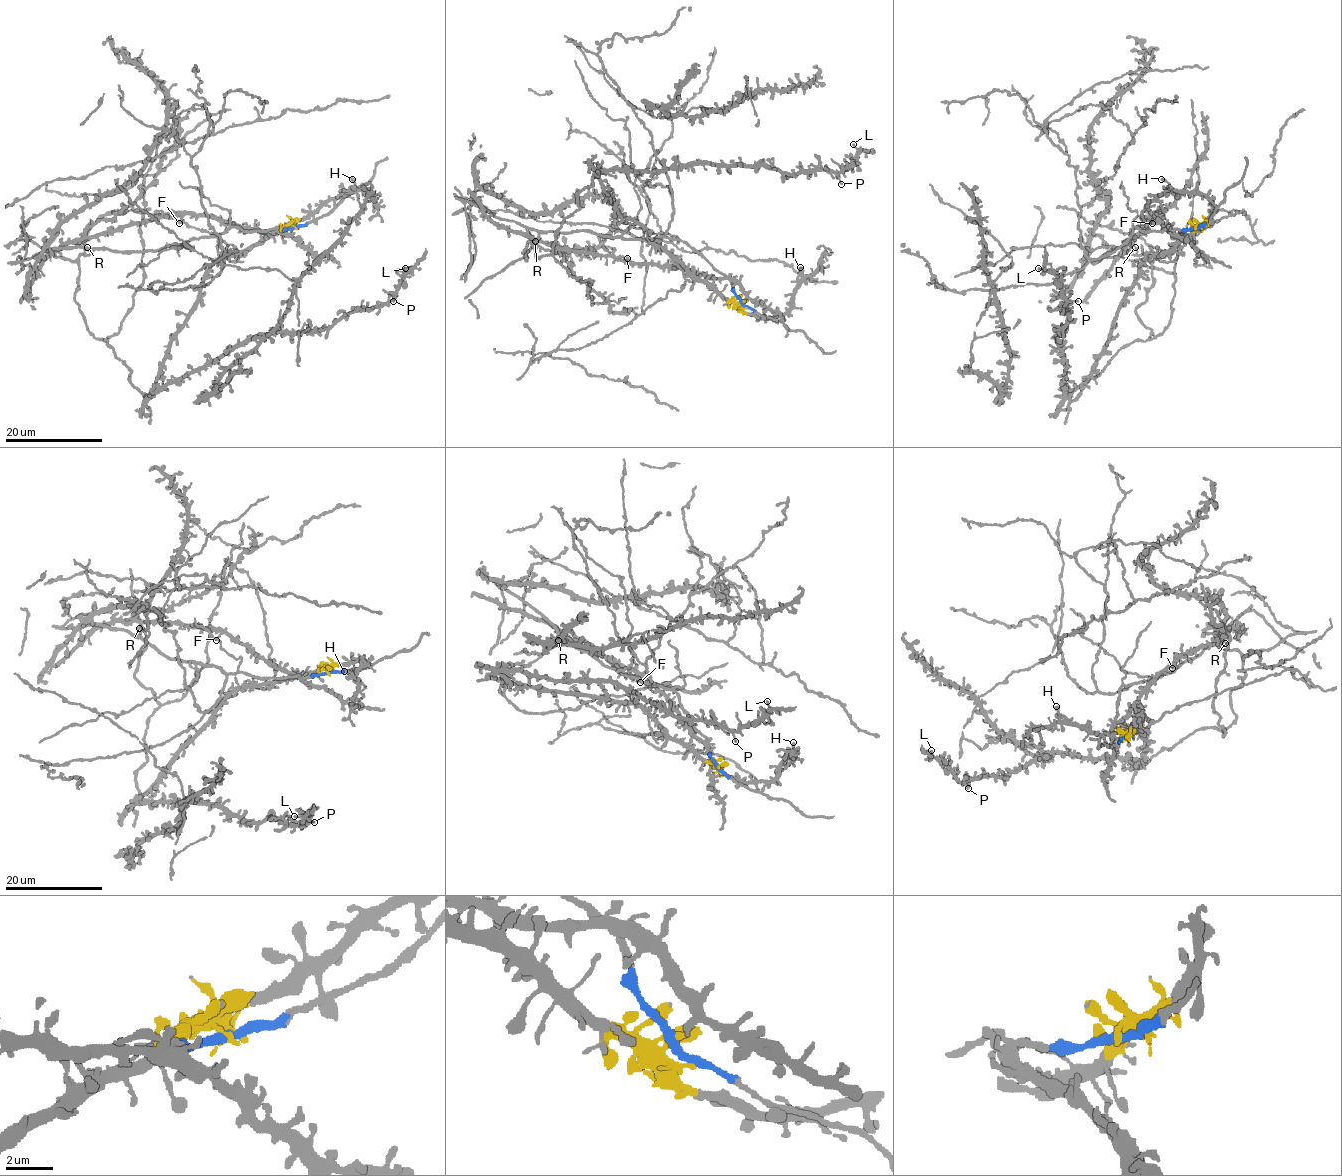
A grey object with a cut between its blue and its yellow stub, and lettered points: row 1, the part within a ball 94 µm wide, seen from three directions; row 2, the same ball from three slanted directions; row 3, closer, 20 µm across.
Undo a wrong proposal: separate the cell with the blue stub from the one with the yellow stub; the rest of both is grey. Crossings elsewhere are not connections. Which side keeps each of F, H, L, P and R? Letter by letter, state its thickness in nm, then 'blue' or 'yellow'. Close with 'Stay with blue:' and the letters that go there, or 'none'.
F: 240 nm | blue
H: 440 nm | yellow
L: 220 nm | yellow
P: 200 nm | yellow
R: 320 nm | blue
Stay with blue: F, R

